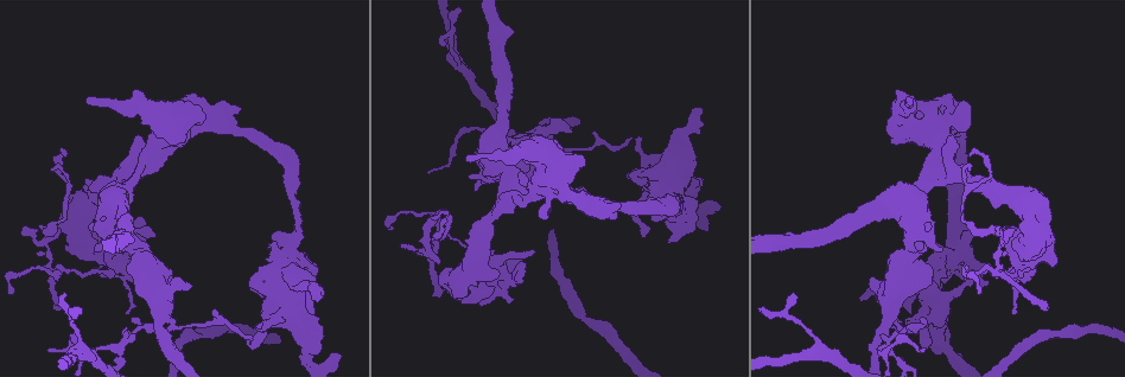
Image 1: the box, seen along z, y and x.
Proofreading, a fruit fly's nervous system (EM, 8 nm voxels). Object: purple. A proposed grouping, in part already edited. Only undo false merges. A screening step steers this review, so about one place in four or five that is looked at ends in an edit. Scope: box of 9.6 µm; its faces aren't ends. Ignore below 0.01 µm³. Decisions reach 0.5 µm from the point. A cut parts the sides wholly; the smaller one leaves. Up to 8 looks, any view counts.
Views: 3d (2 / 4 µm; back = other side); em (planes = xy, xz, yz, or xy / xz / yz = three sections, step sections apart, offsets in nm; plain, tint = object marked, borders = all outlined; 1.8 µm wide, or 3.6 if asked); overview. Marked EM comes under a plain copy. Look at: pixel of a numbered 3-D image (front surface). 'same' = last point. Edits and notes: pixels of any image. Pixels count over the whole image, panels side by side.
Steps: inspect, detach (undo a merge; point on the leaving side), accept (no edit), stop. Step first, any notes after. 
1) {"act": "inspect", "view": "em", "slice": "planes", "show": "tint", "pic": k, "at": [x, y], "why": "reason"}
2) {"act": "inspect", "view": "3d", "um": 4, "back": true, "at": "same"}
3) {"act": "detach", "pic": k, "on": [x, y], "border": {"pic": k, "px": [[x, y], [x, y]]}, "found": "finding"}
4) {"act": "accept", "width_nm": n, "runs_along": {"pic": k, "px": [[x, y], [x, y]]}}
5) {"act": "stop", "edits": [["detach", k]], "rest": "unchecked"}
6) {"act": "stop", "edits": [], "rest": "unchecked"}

{"act": "inspect", "view": "3d", "um": 2, "back": true, "pic": 1, "at": [438, 244]}

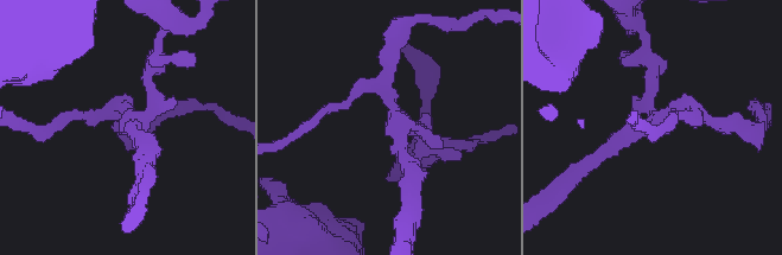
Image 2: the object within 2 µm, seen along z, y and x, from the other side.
{"act": "inspect", "view": "em", "slice": "xz", "step": 4, "show": "borders", "pic": 2, "at": [396, 115], "why": "now the EM"}

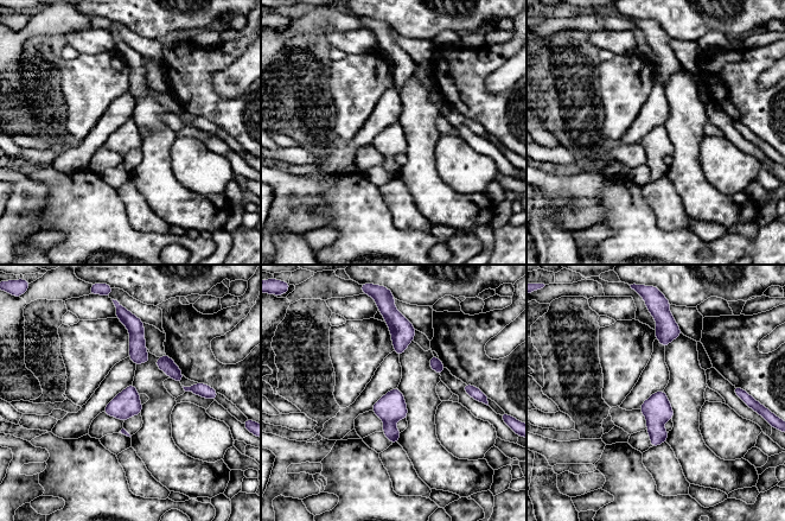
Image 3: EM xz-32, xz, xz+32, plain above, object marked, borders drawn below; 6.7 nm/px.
{"act": "inspect", "view": "em", "slice": "planes", "show": "borders", "at": "same"}

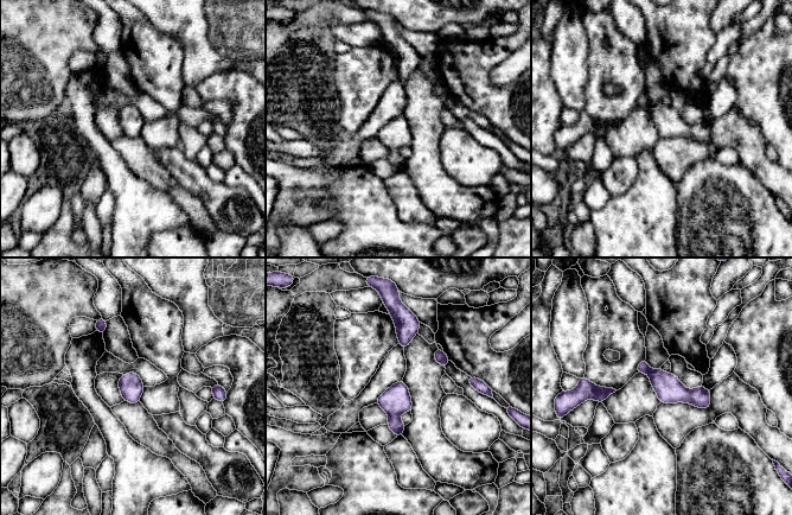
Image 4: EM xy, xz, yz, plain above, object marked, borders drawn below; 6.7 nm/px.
{"act": "accept", "width_nm": 160, "runs_along": {"pic": 4, "px": [[642, 366], [671, 390], [707, 402]]}, "found": "one neuron here"}

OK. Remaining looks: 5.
{"act": "inspect", "view": "3d", "um": 4, "pic": 1, "at": [76, 208], "why": "sharp bend"}

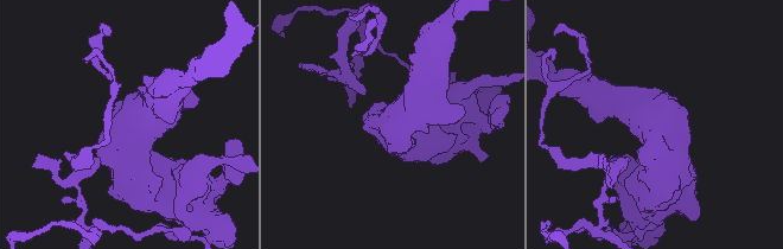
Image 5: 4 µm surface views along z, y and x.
{"act": "inspect", "view": "em", "um": 3.6, "slice": "planes", "show": "tint", "pic": 5, "at": [659, 127], "why": "now the EM"}

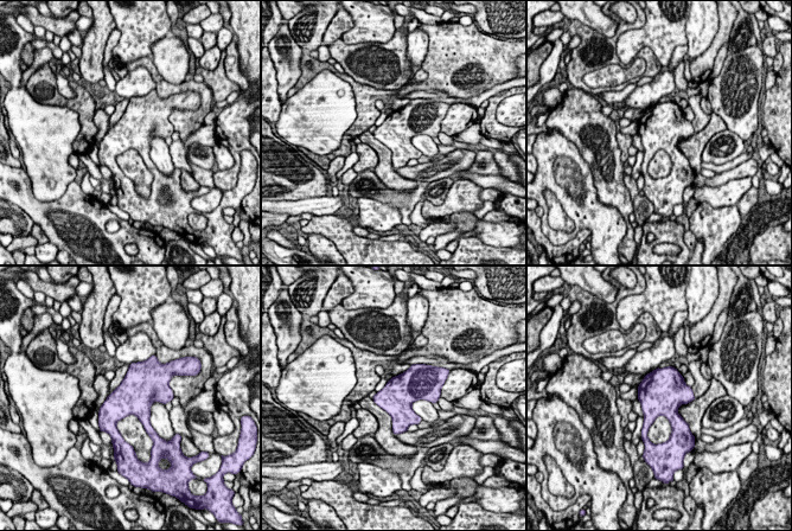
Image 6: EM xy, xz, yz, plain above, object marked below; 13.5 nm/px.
{"act": "accept", "found": "continuous, no second neuron"}

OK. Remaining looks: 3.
{"act": "inspect", "view": "em", "um": 3.6, "slice": "planes", "show": "tint", "pic": 1, "at": [915, 207], "why": "a narrow waist"}

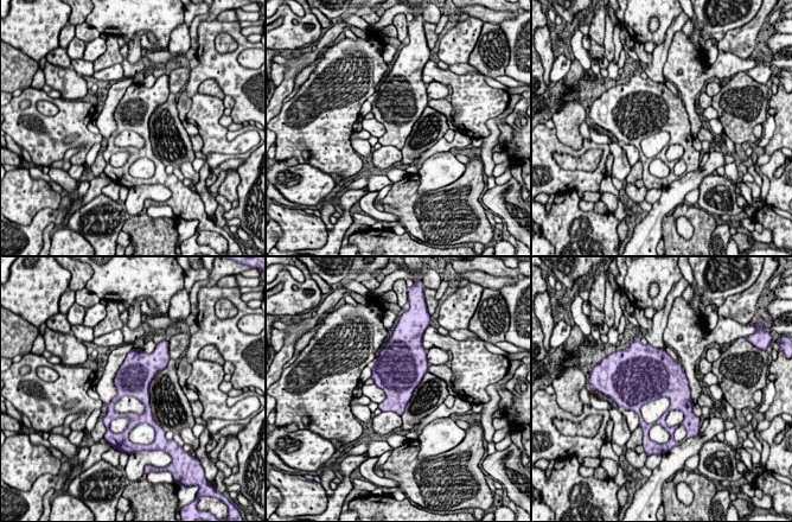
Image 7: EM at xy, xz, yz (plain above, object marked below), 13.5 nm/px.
{"act": "accept", "found": "all the same neuron"}

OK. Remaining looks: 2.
{"act": "stop", "edits": [], "rest": "unchecked"}

